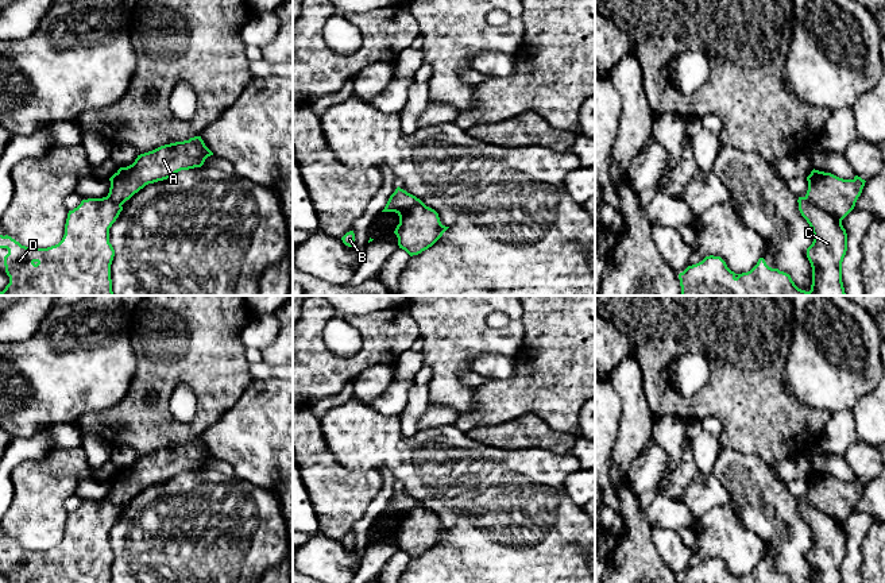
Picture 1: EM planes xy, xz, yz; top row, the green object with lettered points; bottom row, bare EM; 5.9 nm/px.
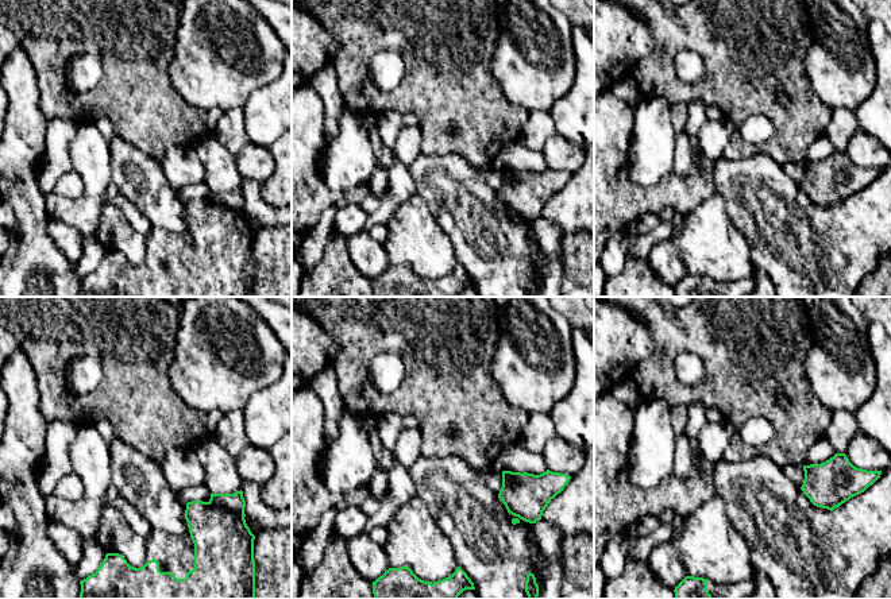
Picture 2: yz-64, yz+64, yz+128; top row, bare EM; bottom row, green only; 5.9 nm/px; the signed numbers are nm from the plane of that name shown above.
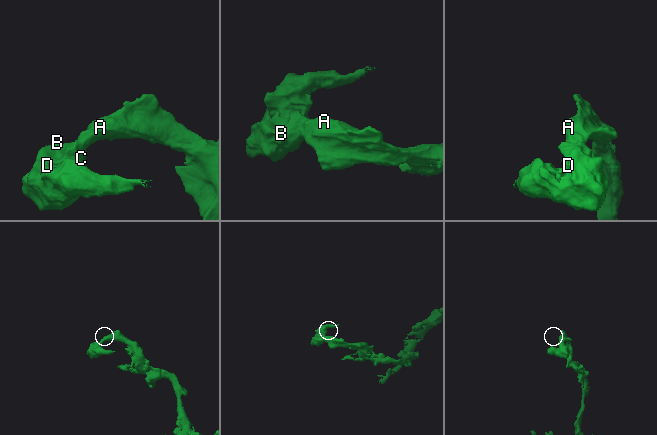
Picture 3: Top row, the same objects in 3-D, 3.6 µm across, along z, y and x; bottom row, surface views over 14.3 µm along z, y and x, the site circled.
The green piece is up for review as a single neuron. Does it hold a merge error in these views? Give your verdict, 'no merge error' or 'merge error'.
merge error

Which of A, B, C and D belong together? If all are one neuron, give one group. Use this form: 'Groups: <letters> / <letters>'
Groups: A / B C D

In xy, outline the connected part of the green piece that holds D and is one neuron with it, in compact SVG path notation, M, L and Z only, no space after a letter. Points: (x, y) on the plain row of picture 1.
M108 499L82 502L69 513L62 543L47 551L30 551L0 537L0 551L8 552L9 583L112 583L109 530L121 513L121 506Z

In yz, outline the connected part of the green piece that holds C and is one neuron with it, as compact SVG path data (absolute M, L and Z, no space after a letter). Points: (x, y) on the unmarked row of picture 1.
M799 499L797 505L813 536L813 544L807 551L812 583L842 583L842 564L847 553L847 536L842 524L807 499Z

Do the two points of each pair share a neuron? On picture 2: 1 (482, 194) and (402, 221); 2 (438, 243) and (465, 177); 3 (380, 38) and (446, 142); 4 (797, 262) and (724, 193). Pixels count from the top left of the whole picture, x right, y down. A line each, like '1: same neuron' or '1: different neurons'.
1: same neuron
2: same neuron
3: same neuron
4: same neuron

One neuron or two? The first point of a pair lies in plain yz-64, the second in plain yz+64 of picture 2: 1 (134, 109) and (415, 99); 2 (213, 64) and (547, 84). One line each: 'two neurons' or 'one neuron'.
1: one neuron
2: one neuron

